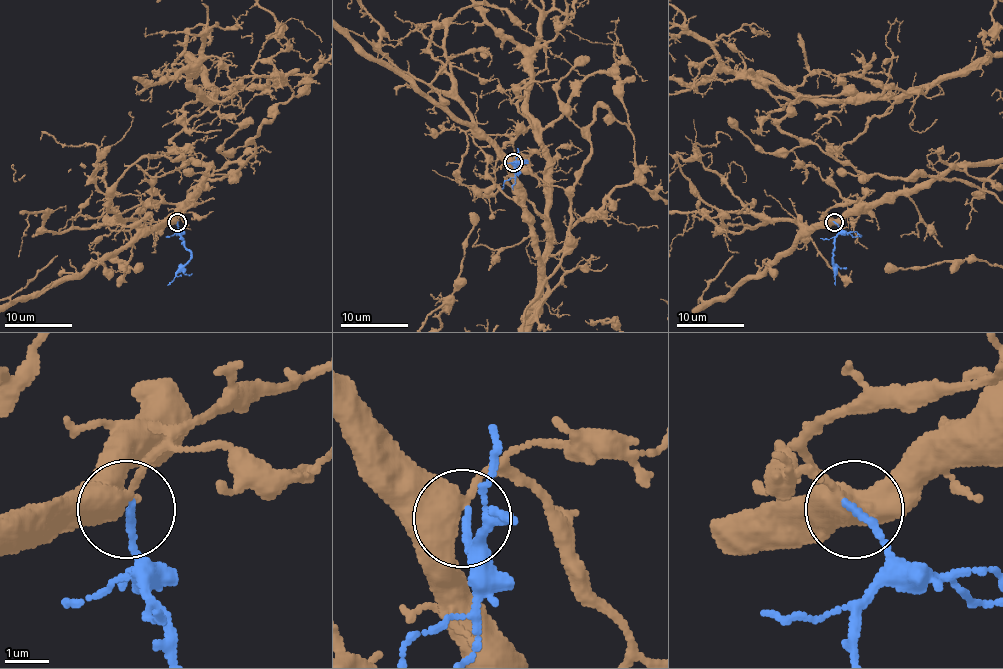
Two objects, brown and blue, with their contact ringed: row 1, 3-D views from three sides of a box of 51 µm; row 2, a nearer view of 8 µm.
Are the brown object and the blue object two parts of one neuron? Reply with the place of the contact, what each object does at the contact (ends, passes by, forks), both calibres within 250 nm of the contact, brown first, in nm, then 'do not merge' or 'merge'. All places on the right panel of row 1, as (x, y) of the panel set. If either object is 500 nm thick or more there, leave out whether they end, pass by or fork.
place (834, 222); calibres 550 and 160 nm; merge

